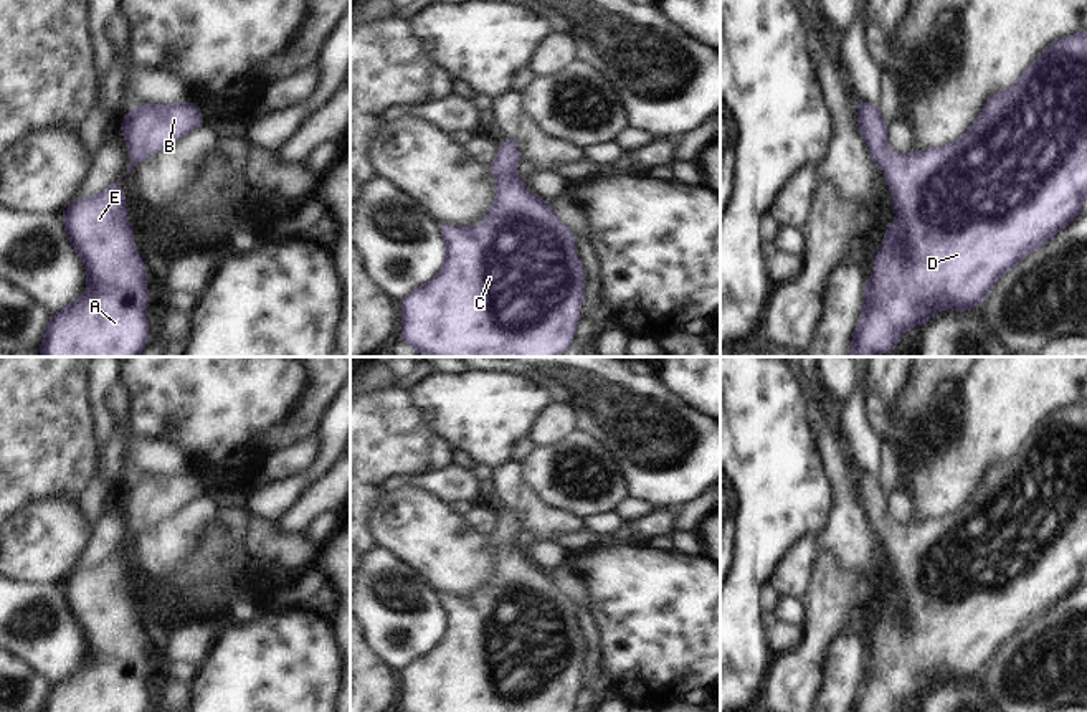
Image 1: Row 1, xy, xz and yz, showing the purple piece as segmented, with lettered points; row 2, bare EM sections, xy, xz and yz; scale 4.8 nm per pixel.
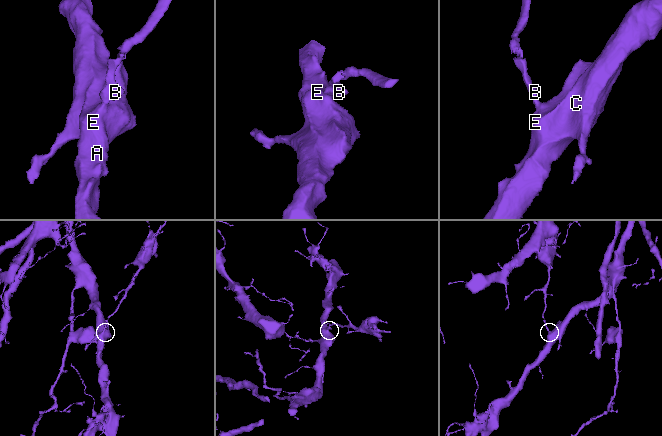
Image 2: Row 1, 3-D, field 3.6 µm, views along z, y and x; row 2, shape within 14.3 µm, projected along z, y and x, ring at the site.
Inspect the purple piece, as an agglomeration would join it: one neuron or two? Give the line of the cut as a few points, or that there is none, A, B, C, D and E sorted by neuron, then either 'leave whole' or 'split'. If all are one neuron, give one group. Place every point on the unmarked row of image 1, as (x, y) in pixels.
cut none; groups A B C D E; leave whole

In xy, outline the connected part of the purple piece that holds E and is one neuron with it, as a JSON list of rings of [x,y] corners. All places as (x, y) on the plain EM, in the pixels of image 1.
[[[114,552],[93,568],[78,568],[61,585],[68,608],[88,639],[88,659],[81,671],[50,687],[43,712],[149,712],[147,639],[134,616],[122,560]]]

